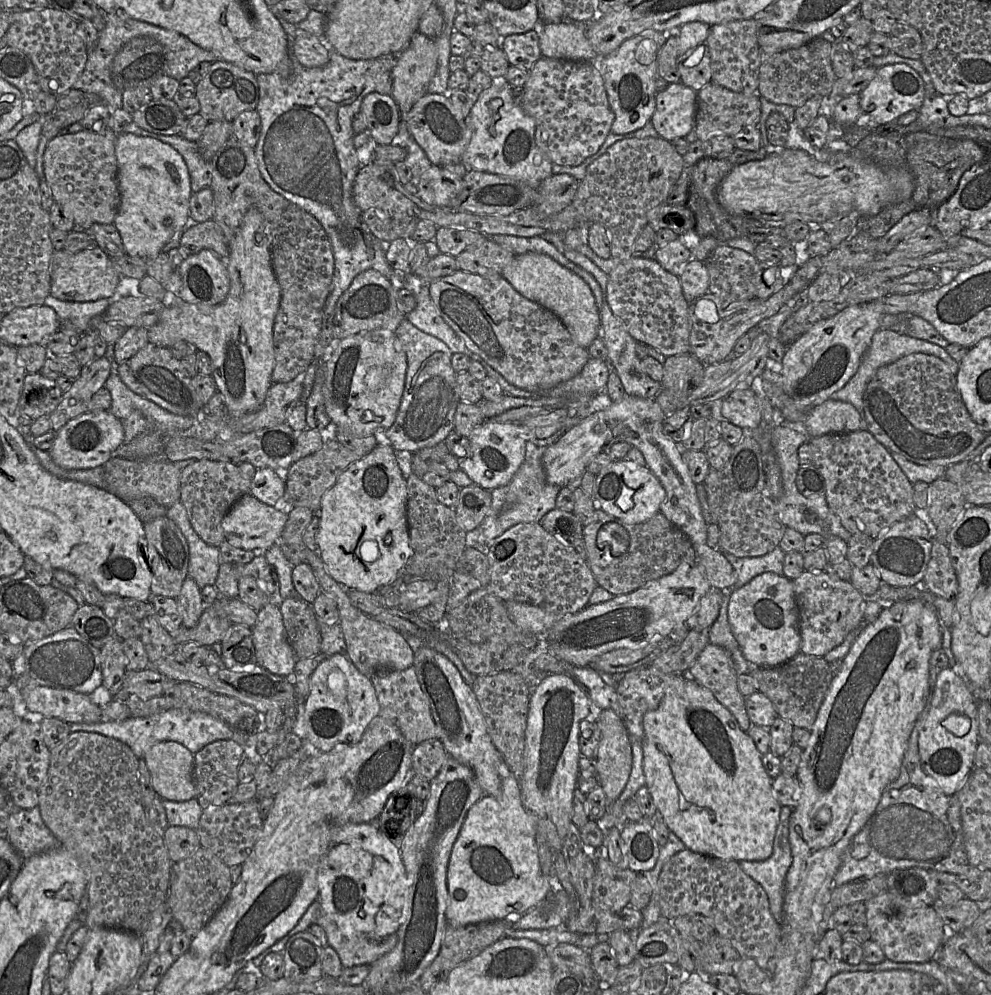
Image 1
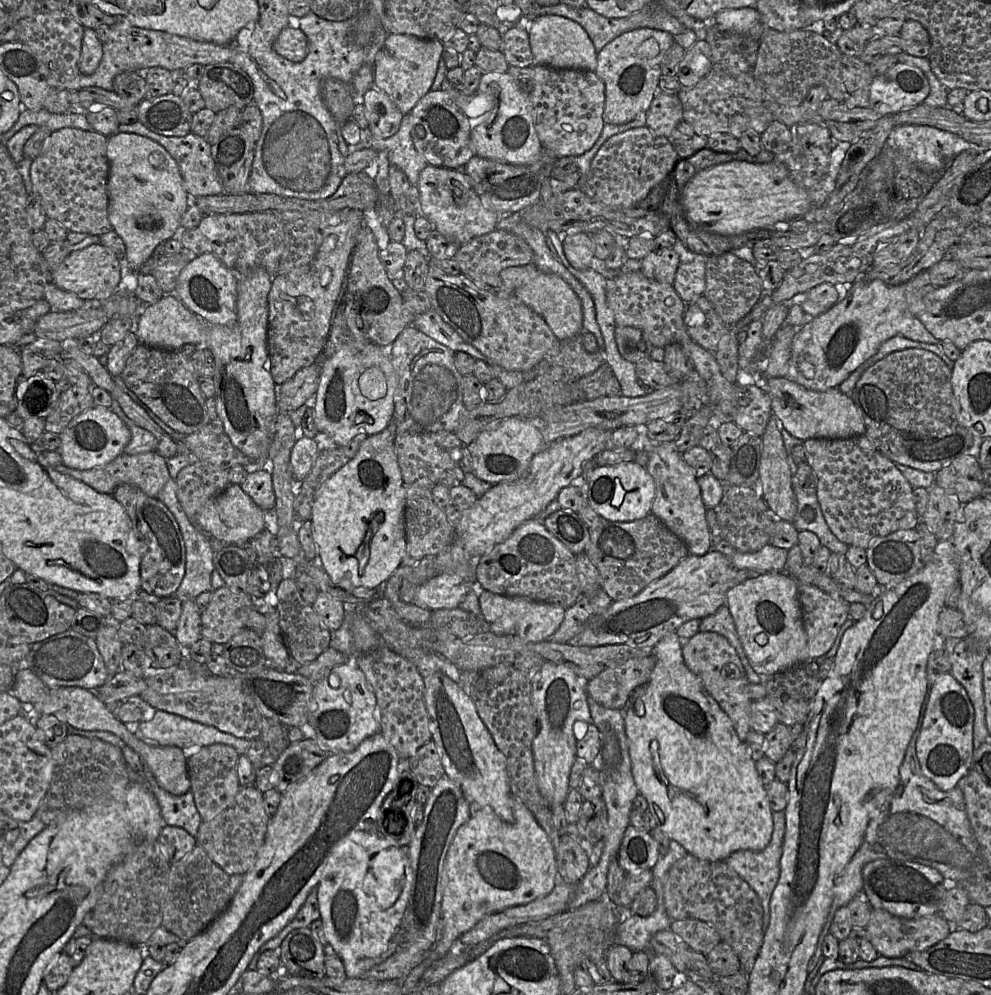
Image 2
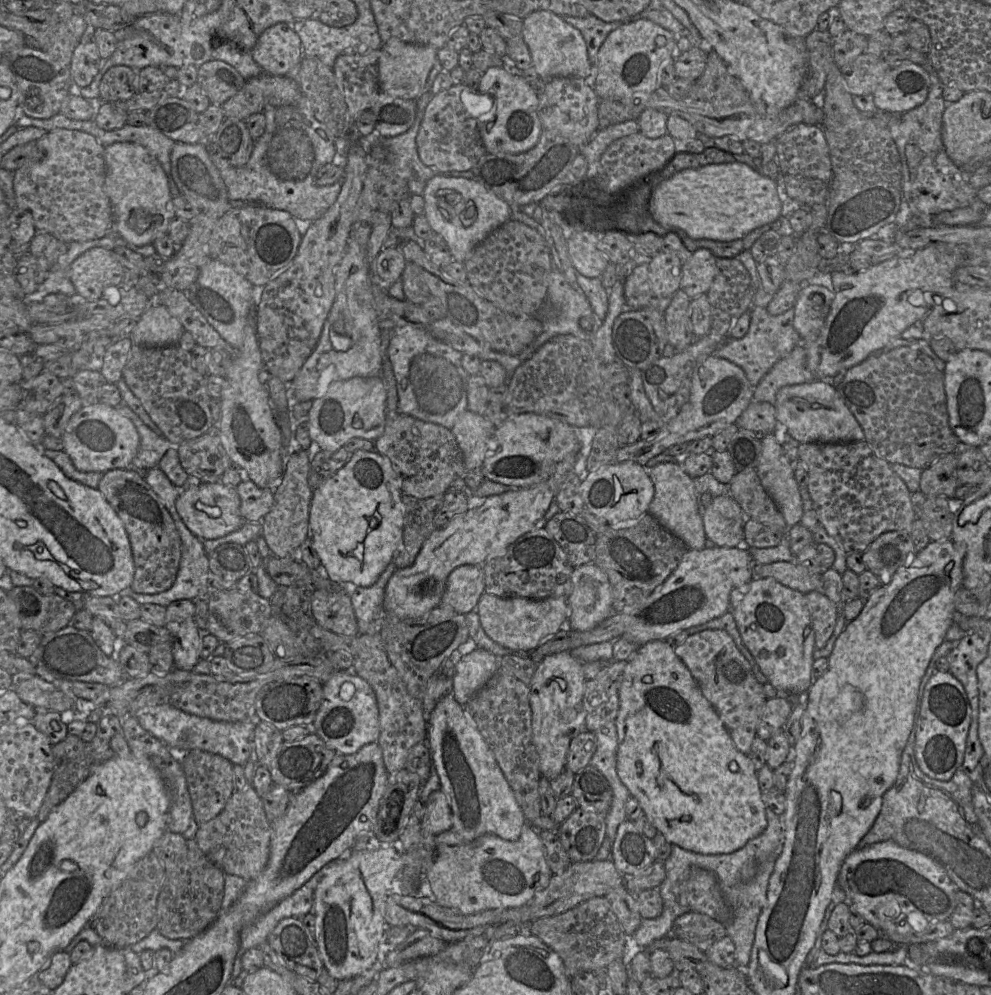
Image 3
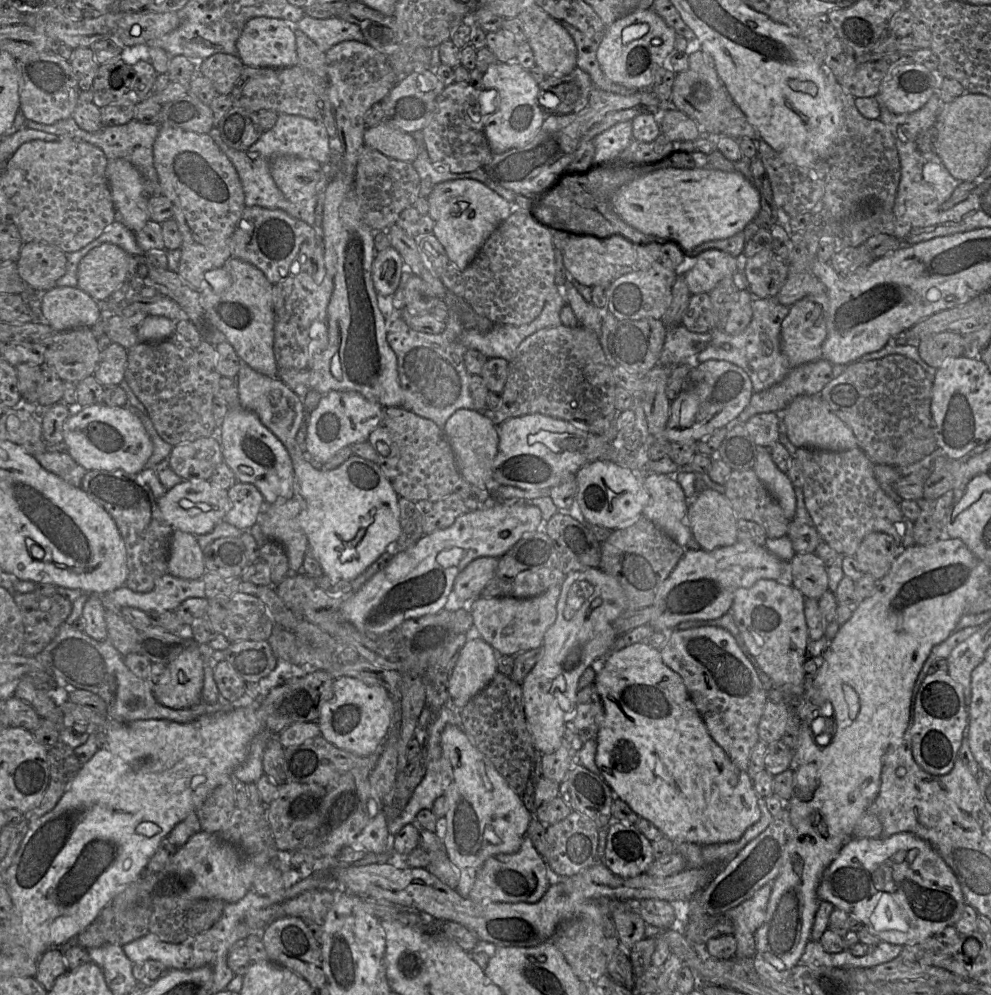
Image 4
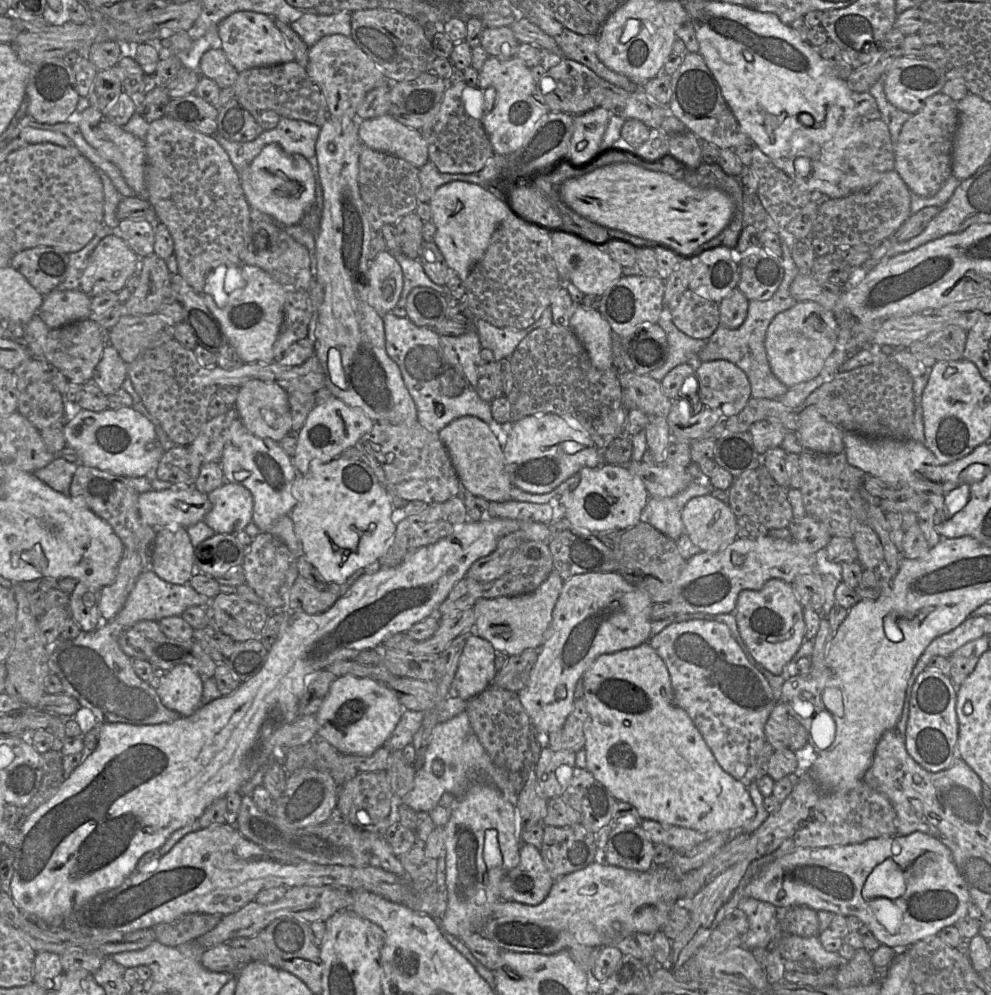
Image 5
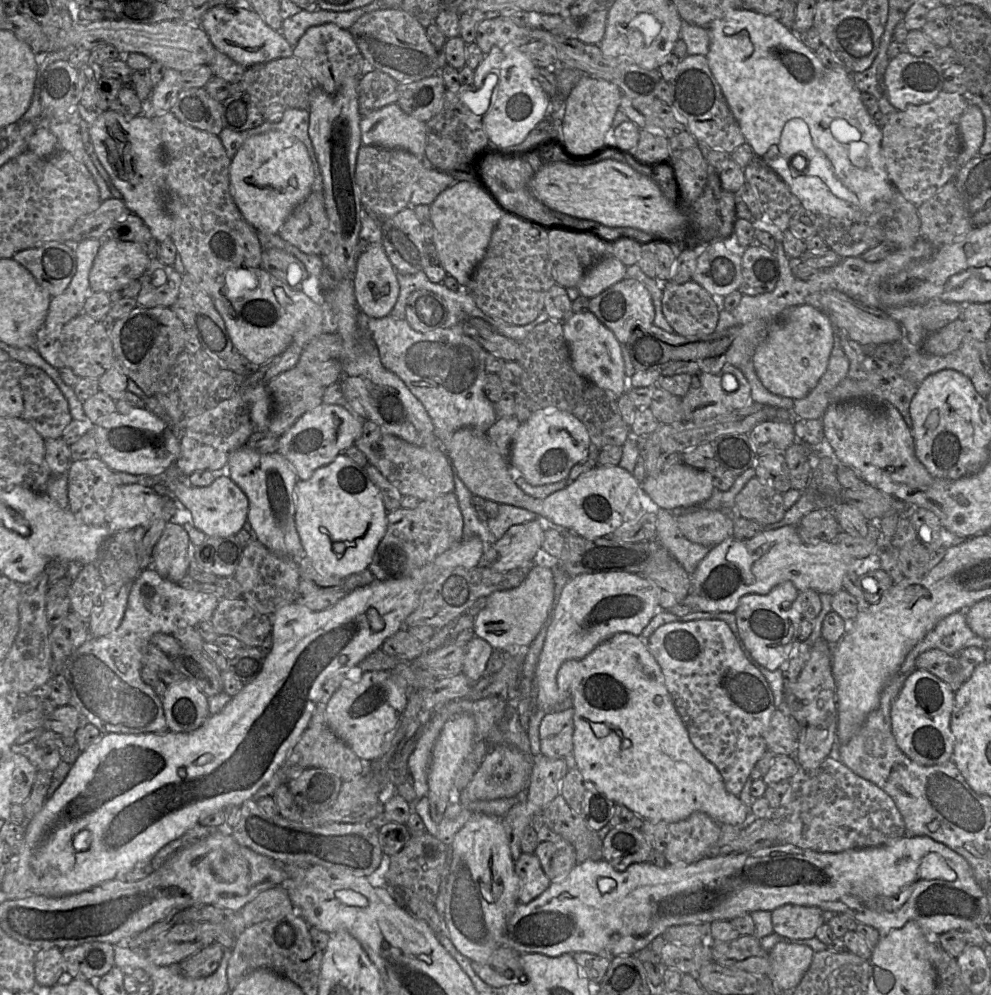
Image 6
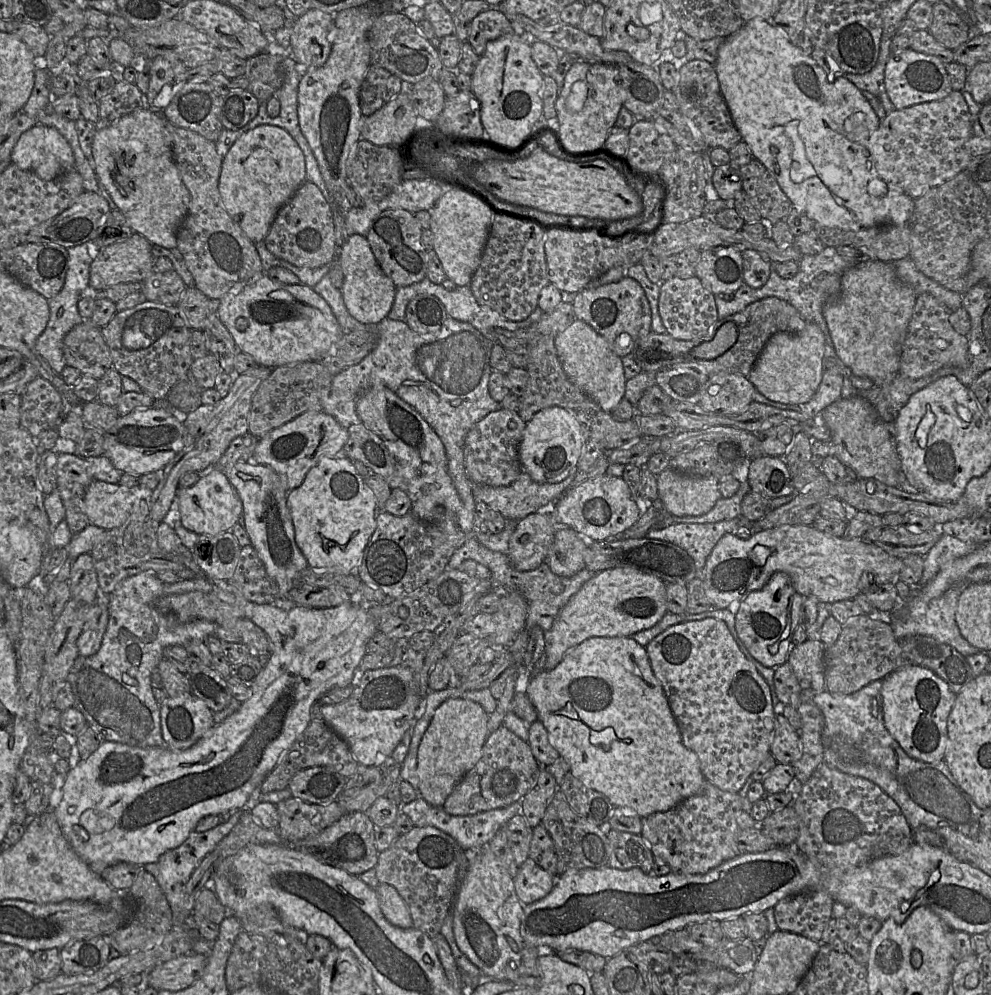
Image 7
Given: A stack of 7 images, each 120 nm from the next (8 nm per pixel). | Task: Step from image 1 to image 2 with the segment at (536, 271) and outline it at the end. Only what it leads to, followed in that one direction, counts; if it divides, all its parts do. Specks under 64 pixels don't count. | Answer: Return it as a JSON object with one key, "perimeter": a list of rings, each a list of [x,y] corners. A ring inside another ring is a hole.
{"perimeter":[[[539,271],[528,282],[518,287],[514,295],[523,304],[542,316],[559,340],[572,339],[583,333],[581,302],[573,289],[561,277]]]}

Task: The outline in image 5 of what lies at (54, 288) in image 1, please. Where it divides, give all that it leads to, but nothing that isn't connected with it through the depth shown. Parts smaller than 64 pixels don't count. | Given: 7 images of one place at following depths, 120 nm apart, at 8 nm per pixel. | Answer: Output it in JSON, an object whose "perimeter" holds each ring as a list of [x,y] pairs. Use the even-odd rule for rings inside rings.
{"perimeter":[[[115,234],[104,237],[88,258],[80,289],[93,298],[104,292],[118,292],[138,270],[141,258]]]}

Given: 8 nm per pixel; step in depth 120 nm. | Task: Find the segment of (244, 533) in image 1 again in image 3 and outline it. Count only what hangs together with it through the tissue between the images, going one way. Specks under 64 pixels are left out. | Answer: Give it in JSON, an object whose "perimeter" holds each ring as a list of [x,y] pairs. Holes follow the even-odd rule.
{"perimeter":[[[220,482],[192,483],[180,488],[175,506],[184,524],[201,540],[225,536],[246,523],[240,514],[240,498],[236,487],[228,487]]]}

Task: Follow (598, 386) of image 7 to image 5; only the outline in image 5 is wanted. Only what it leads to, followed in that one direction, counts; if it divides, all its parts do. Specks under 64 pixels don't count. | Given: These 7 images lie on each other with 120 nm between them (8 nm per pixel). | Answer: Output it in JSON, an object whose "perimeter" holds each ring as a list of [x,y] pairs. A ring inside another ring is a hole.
{"perimeter":[[[579,303],[570,319],[569,327],[584,346],[596,368],[602,370],[614,368],[613,331],[597,309],[587,309]]]}

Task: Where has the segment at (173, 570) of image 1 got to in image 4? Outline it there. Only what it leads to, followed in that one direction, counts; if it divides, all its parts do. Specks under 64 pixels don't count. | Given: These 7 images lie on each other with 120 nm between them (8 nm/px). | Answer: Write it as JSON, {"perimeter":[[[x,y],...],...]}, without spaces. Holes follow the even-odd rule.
{"perimeter":[[[89,470],[84,475],[80,487],[111,515],[117,525],[126,549],[127,579],[125,585],[135,592],[151,591],[156,581],[167,573],[174,529],[162,516],[157,499],[152,495],[150,488],[144,482],[139,482],[135,474],[129,474],[123,470]]]}

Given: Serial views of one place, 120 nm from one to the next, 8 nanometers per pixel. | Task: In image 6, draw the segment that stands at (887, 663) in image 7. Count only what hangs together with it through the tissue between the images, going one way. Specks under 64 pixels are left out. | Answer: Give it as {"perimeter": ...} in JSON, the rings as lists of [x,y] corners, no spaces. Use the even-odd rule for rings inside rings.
{"perimeter":[[[930,649],[920,654],[915,665],[947,683],[956,692],[965,682],[962,666],[957,655],[950,655],[940,649]]]}

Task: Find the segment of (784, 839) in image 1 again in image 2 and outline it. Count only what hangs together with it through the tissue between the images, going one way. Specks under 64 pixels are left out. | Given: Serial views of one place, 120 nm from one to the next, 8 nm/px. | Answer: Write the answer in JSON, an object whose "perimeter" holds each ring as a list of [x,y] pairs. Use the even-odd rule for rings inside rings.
{"perimeter":[[[773,811],[773,833],[762,851],[740,850],[726,864],[758,895],[763,908],[764,932],[770,920],[770,900],[780,877],[780,860],[785,834],[785,812]]]}

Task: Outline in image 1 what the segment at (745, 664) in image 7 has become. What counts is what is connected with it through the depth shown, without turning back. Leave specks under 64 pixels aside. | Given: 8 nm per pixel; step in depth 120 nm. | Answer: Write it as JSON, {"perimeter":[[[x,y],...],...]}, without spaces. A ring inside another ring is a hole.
{"perimeter":[[[709,643],[688,670],[688,675],[711,691],[737,720],[742,731],[752,726],[745,698],[738,690],[737,673],[730,654],[722,647]]]}

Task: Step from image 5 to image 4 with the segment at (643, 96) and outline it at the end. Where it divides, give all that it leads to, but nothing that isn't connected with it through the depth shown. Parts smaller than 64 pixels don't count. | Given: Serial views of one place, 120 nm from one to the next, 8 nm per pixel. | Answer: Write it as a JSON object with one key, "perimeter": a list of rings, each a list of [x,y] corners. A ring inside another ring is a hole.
{"perimeter":[[[579,67],[564,76],[546,76],[539,83],[538,106],[545,116],[579,112],[587,105],[593,87],[590,76]]]}

